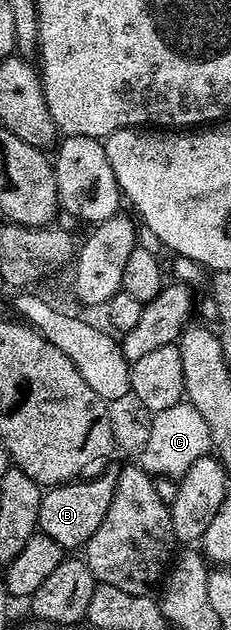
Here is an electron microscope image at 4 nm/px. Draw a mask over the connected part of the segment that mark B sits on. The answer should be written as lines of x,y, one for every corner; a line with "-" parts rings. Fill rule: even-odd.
113,468
90,477
68,481
65,485
52,485
41,499
38,532
49,535
49,539
53,539
53,543
57,543
65,551
82,550
93,531
101,527
101,519
105,519
105,511
112,502
119,474
-
87,479
88,481
83,481

